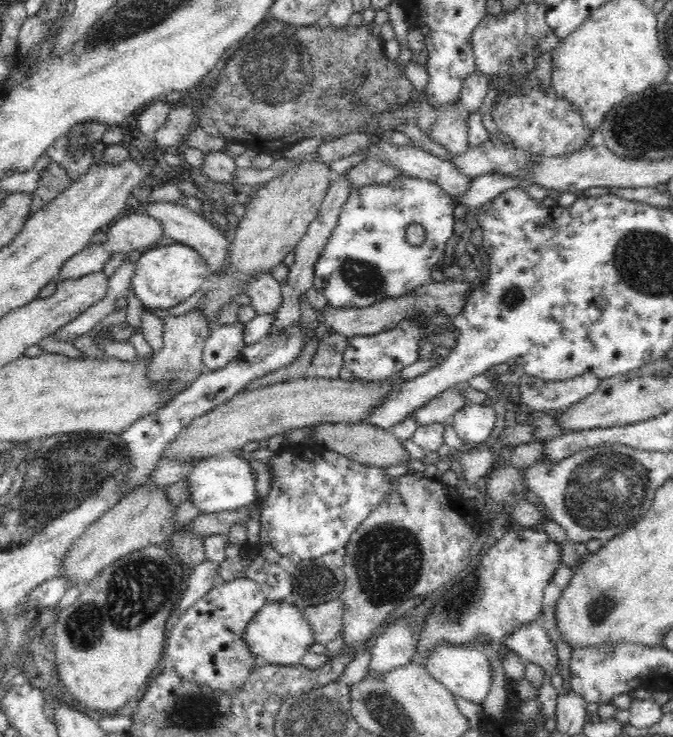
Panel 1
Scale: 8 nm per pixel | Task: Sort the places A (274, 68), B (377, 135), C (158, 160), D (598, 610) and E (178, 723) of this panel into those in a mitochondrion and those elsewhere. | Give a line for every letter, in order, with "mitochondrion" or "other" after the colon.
A: mitochondrion
B: other
C: other
D: mitochondrion
E: mitochondrion

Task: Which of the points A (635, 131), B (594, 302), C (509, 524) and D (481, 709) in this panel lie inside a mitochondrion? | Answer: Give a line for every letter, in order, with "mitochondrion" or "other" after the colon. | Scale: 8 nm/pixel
A: mitochondrion
B: other
C: other
D: other

